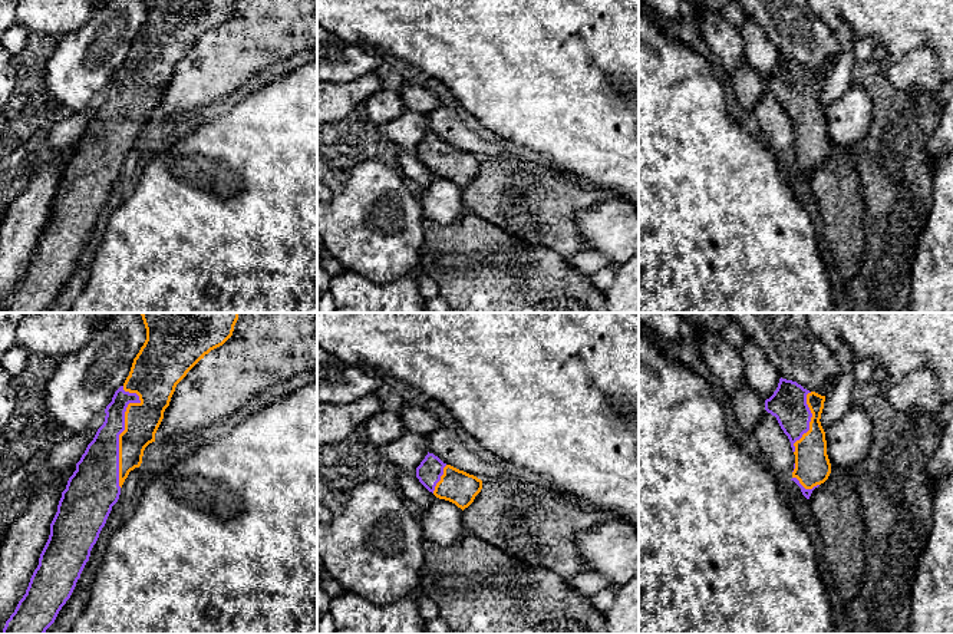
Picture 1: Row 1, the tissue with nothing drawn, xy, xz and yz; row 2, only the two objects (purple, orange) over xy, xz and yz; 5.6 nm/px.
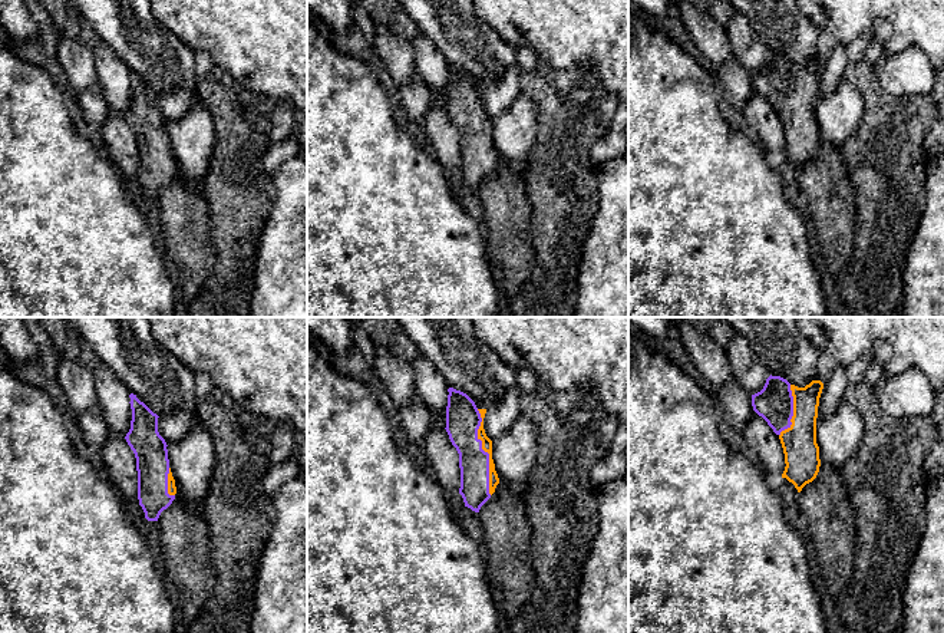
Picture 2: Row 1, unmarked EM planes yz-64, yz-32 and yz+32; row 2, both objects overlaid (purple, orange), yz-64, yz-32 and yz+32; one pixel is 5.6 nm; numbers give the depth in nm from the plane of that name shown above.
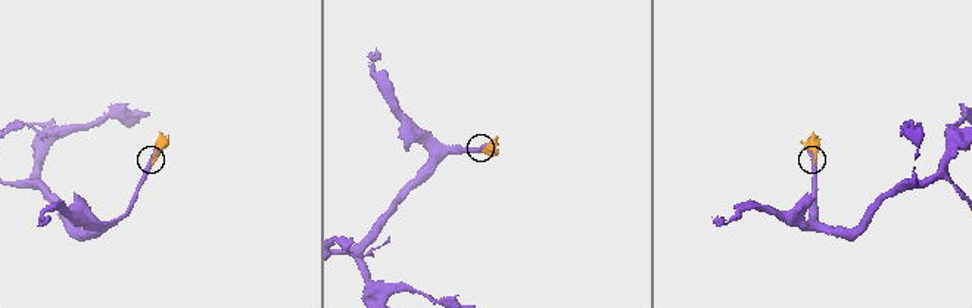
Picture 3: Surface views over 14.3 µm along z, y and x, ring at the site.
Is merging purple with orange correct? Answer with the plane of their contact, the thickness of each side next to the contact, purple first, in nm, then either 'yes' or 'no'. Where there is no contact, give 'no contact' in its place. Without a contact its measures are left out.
xy | 220/190 nm | yes

